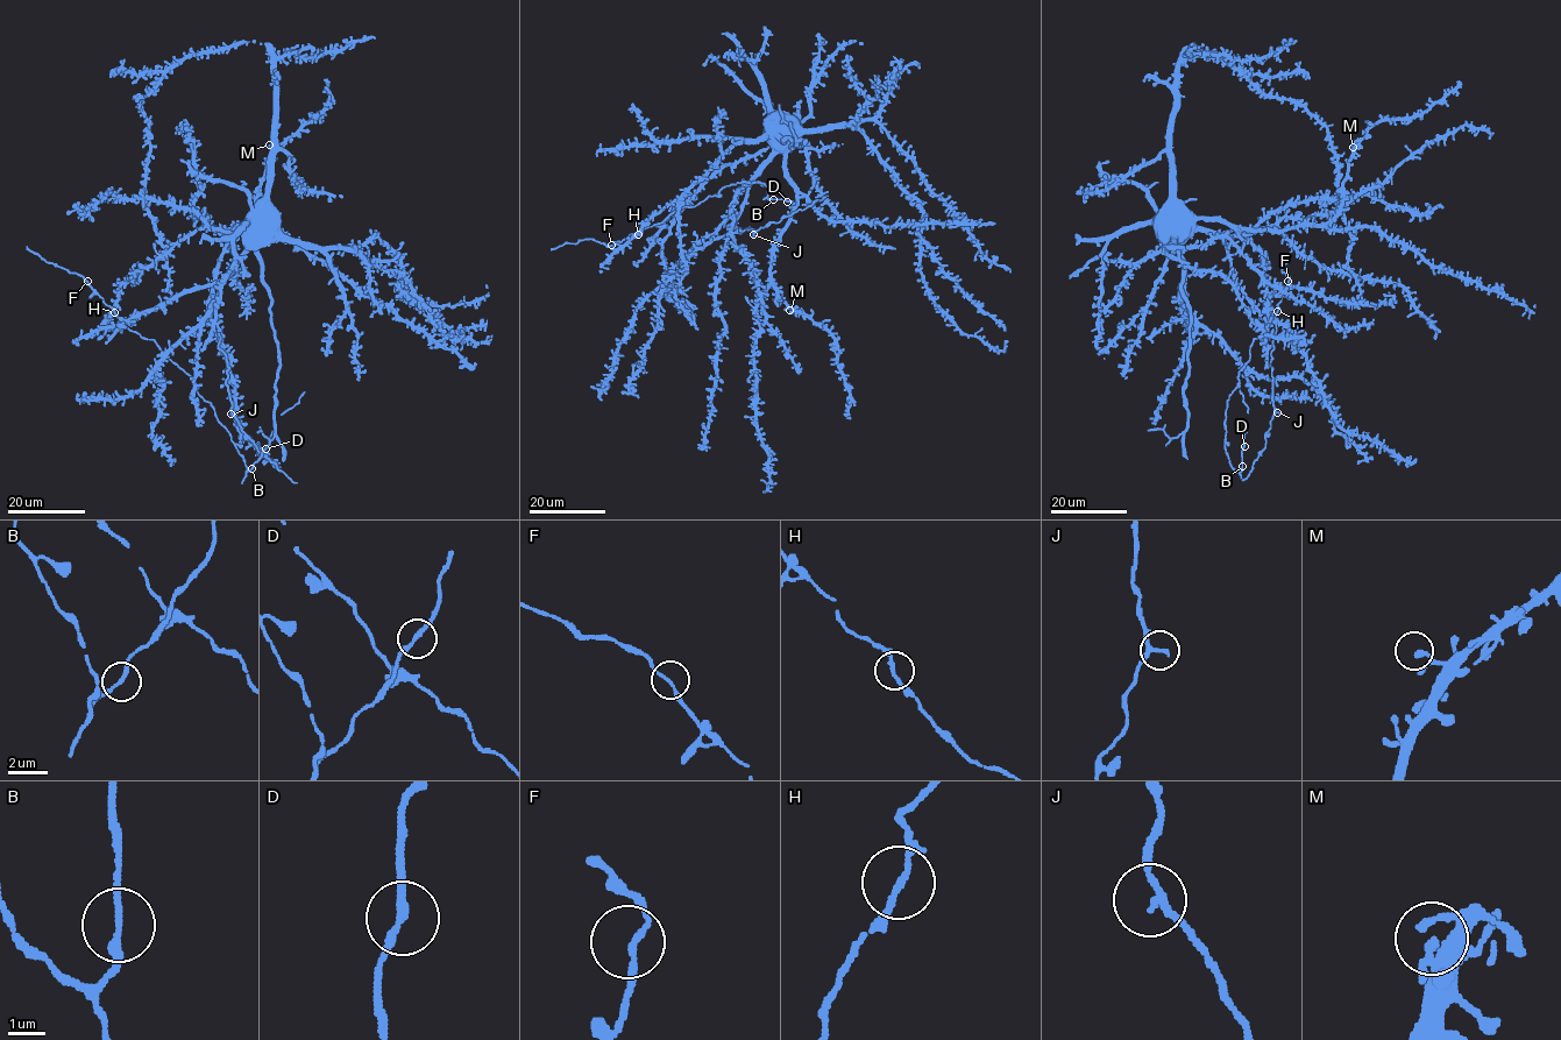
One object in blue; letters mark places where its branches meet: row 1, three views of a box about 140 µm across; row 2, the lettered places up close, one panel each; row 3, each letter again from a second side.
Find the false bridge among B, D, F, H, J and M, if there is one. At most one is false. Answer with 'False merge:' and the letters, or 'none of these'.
False merge: none of these

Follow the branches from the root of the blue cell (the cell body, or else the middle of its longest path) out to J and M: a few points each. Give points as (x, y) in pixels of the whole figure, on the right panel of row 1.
J: (1165, 230), (1173, 234), (1206, 231), (1220, 236), (1233, 281), (1275, 319), (1270, 366), (1277, 412)
M: (1165, 230), (1165, 224), (1192, 224), (1197, 219), (1253, 230), (1325, 225), (1339, 210), (1353, 147)

